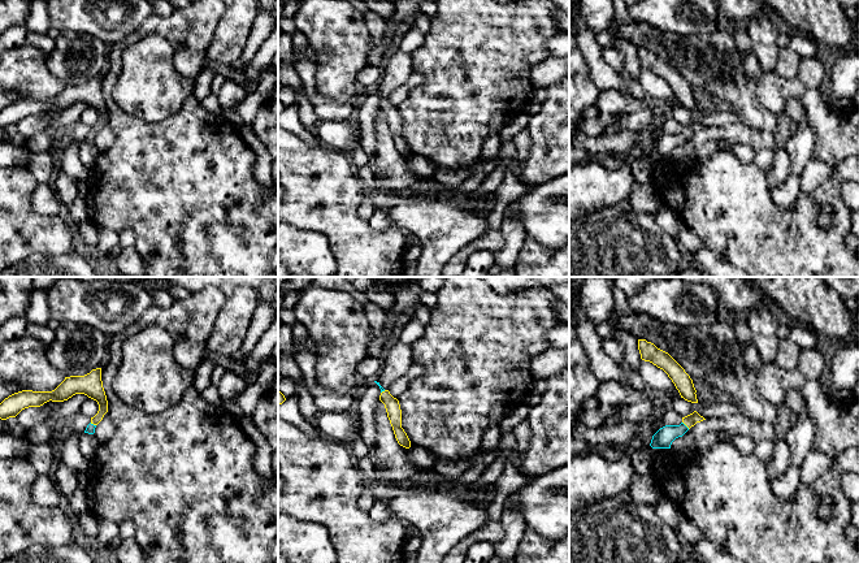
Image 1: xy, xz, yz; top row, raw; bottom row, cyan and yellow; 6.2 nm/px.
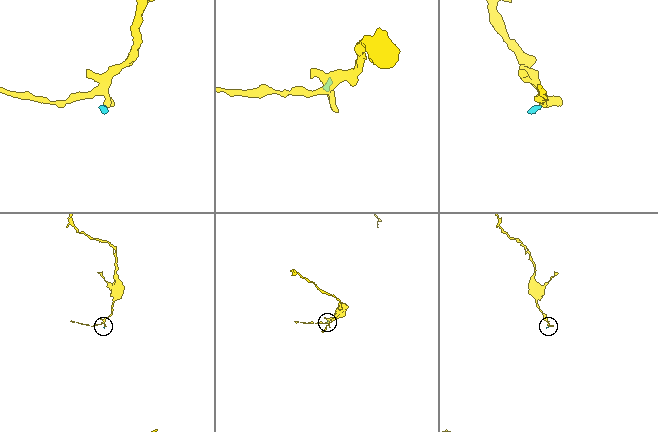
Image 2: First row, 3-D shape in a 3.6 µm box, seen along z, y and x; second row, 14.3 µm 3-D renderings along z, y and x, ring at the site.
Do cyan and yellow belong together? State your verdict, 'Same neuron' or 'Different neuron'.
Same neuron

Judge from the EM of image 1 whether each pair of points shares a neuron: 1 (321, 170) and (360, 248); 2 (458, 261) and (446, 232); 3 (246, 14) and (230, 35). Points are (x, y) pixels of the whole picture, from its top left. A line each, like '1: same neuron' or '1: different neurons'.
1: same neuron
2: different neurons
3: same neuron

